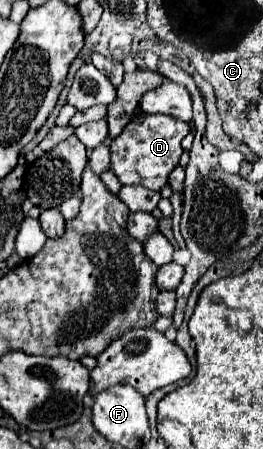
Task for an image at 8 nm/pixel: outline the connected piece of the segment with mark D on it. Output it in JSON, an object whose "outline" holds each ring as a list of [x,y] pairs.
{"outline":[[[164,114],[134,116],[118,138],[110,142],[110,170],[118,176],[120,184],[140,184],[148,190],[160,192],[168,184],[168,174],[178,166],[182,156],[182,138],[190,132],[186,122],[176,122]]]}

